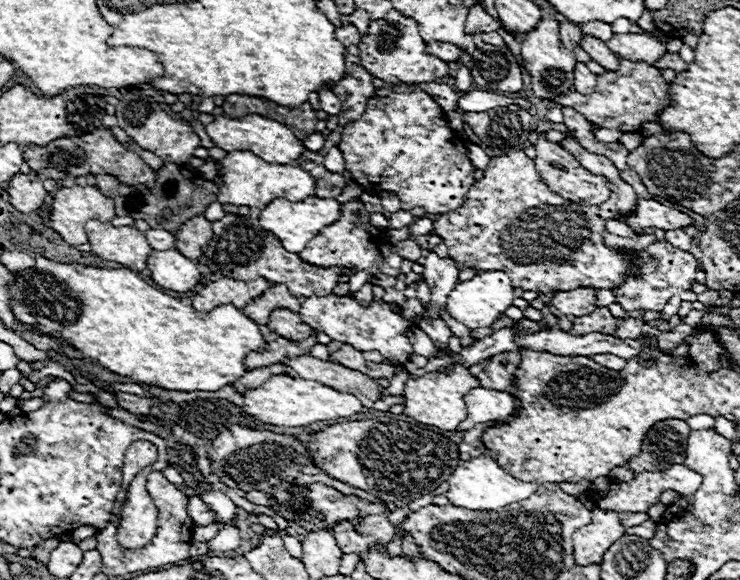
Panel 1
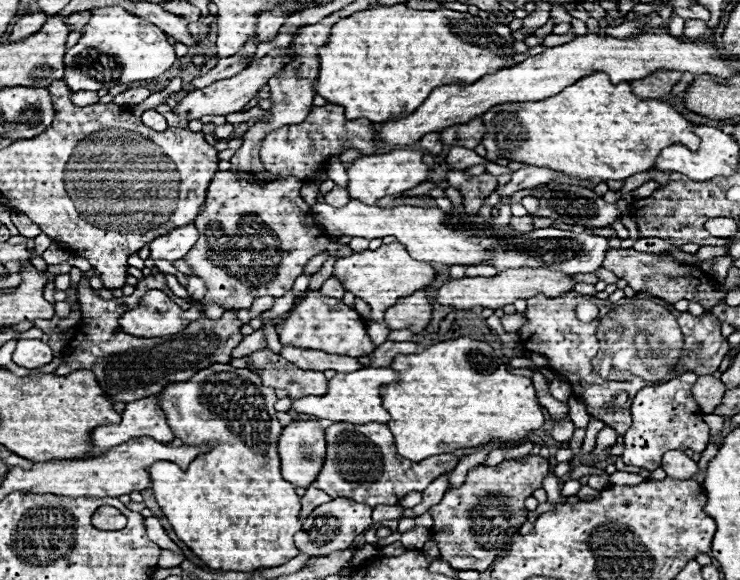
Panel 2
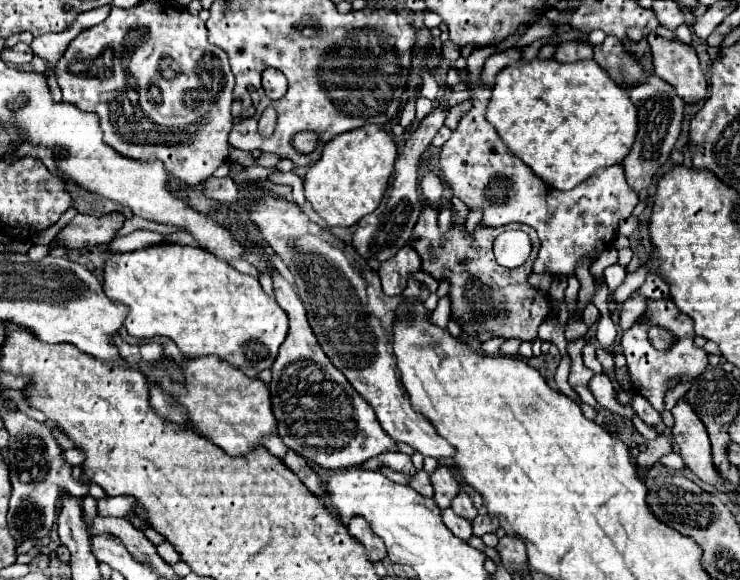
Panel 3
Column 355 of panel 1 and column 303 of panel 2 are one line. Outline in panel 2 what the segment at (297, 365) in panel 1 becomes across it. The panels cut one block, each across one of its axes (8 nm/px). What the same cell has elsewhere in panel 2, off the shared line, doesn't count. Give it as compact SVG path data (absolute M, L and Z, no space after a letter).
M268 348L252 352L248 356L248 364L260 376L264 386L286 390L290 398L318 396L328 388L328 380L322 372L300 370L296 364L284 360L280 354L274 354Z

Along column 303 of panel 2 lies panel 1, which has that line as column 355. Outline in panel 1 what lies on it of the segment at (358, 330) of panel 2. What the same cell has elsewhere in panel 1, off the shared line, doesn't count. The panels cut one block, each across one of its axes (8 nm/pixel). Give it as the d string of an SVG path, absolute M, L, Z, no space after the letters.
M336 294L322 296L322 298L310 296L302 300L298 314L302 314L302 322L314 326L314 330L326 332L332 340L350 344L362 352L378 350L386 360L394 364L406 362L406 358L410 358L412 354L412 346L404 334L410 322L402 318L400 312L394 306L386 304L384 300L372 302L368 308L364 308L352 296L336 296Z

